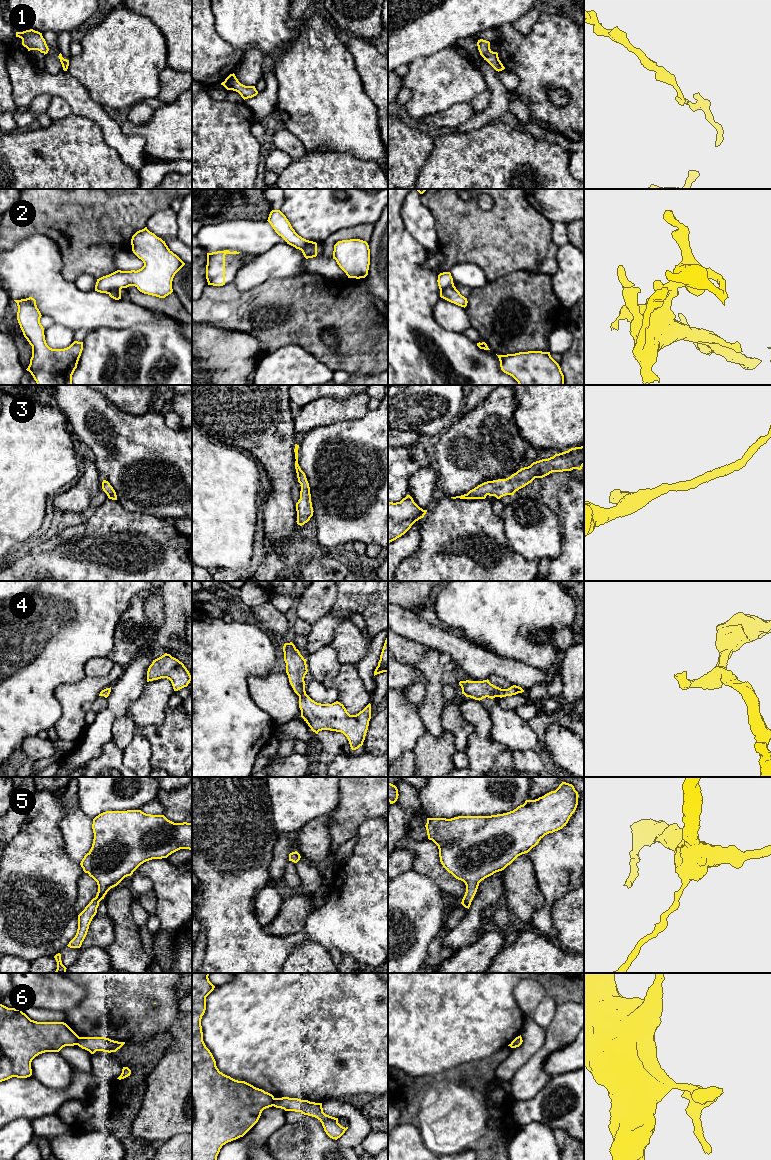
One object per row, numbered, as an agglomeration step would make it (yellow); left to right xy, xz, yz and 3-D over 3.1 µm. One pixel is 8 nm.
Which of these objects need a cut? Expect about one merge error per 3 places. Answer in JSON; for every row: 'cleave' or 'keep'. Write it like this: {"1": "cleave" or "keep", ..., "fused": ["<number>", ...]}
{"1": "keep", "2": "cleave", "3": "keep", "4": "keep", "5": "keep", "6": "cleave", "fused": ["2", "6"]}

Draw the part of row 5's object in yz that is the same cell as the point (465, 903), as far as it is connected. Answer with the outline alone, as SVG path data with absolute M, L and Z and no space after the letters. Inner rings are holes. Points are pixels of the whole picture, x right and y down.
M562 782L555 791L535 800L526 800L523 805L507 813L451 819L427 818L425 827L428 839L438 846L441 864L466 885L461 904L469 909L482 880L504 870L518 856L528 853L545 835L566 826L577 808L578 797L572 784Z

